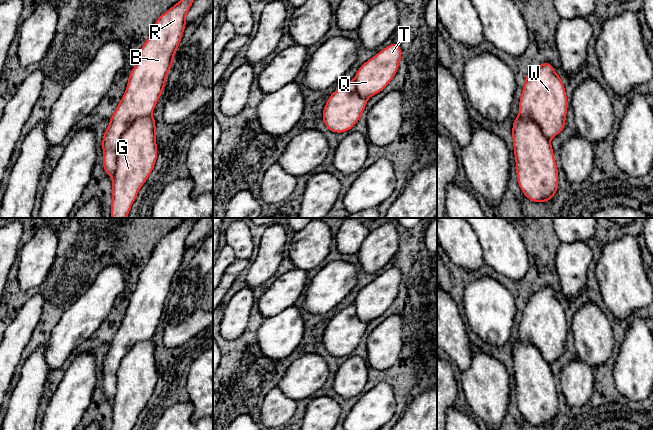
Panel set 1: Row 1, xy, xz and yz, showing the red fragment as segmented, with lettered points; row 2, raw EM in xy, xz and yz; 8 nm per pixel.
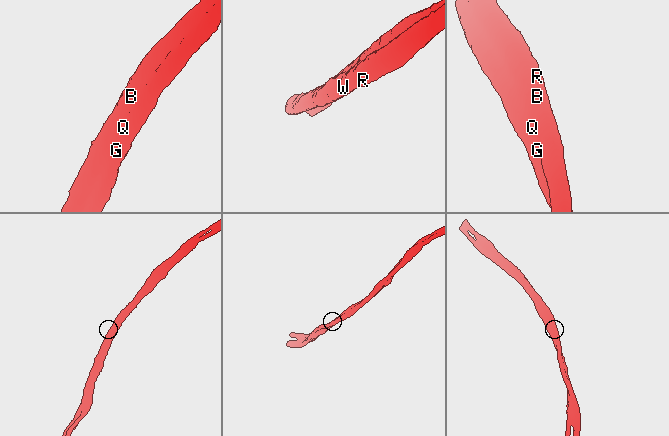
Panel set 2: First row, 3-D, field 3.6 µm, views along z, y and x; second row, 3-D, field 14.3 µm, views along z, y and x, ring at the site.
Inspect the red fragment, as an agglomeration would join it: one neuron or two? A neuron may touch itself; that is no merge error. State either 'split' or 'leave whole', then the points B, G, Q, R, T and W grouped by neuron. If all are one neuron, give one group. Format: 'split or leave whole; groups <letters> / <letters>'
split; groups B R W / G Q T

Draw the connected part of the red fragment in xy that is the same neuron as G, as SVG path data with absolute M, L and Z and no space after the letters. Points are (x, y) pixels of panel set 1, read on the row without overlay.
M138 342L125 355L116 374L111 430L132 430L154 393L158 380L155 342Z

